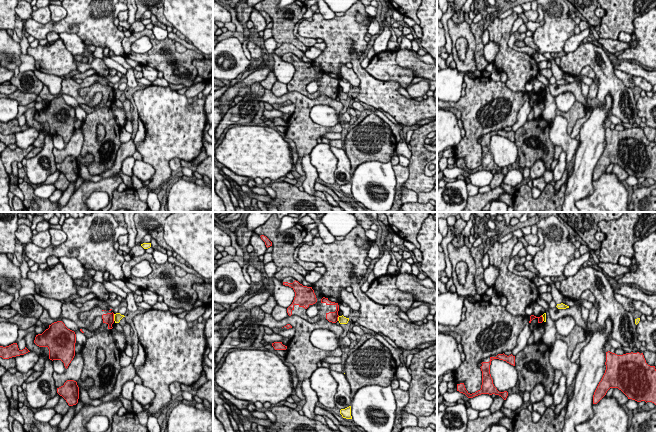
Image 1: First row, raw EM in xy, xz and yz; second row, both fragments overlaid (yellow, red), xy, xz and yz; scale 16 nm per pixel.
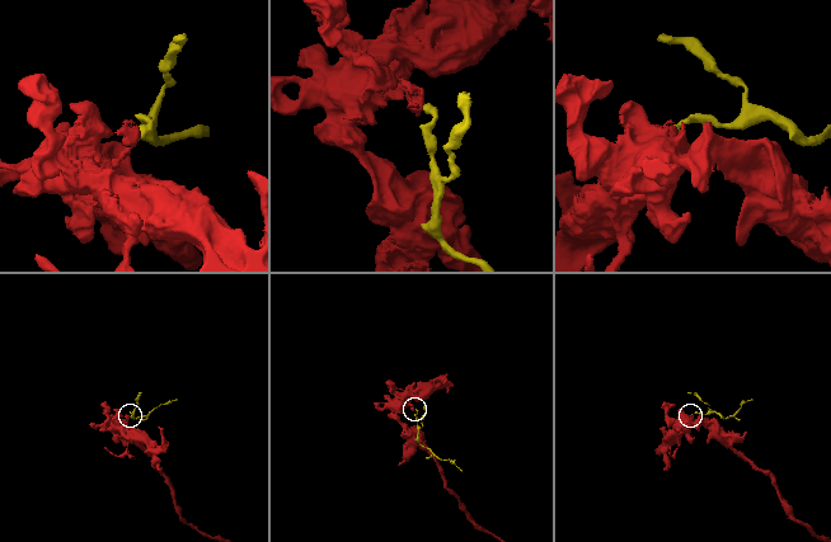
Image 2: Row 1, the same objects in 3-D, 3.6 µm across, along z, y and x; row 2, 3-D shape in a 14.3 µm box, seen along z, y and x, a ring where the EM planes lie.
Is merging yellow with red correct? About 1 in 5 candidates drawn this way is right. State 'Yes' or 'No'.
No

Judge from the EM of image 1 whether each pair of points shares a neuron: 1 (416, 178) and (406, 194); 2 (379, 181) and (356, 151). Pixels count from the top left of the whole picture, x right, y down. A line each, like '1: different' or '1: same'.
1: different
2: different

